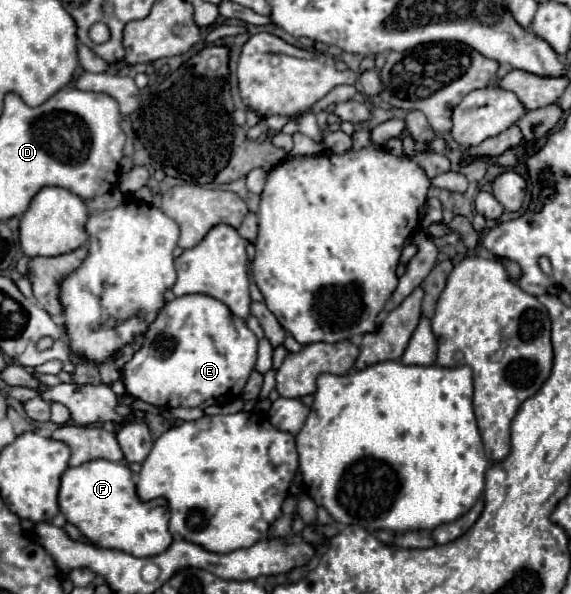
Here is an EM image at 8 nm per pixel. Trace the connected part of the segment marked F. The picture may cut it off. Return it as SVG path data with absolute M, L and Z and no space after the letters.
M90 460L82 466L68 468L62 476L58 502L66 520L80 528L80 532L100 548L114 548L146 558L162 554L172 542L168 532L170 518L164 500L140 500L128 464Z

